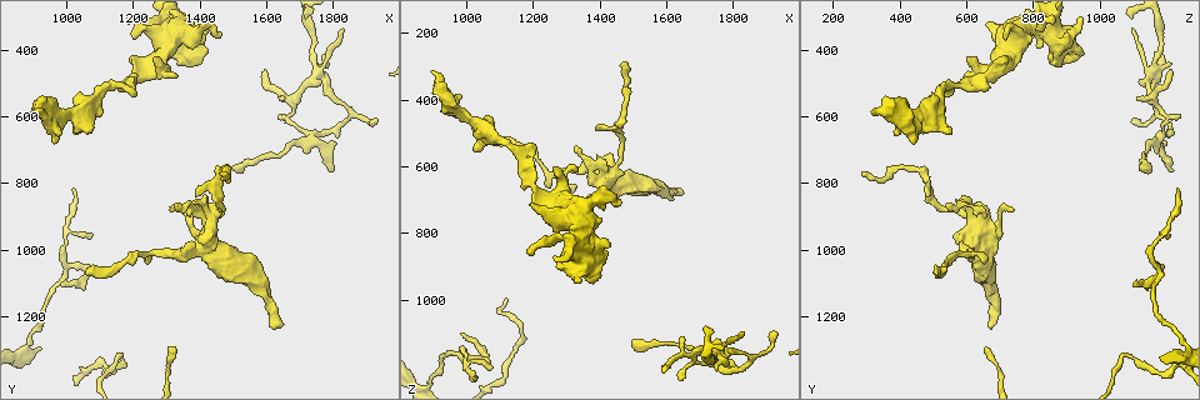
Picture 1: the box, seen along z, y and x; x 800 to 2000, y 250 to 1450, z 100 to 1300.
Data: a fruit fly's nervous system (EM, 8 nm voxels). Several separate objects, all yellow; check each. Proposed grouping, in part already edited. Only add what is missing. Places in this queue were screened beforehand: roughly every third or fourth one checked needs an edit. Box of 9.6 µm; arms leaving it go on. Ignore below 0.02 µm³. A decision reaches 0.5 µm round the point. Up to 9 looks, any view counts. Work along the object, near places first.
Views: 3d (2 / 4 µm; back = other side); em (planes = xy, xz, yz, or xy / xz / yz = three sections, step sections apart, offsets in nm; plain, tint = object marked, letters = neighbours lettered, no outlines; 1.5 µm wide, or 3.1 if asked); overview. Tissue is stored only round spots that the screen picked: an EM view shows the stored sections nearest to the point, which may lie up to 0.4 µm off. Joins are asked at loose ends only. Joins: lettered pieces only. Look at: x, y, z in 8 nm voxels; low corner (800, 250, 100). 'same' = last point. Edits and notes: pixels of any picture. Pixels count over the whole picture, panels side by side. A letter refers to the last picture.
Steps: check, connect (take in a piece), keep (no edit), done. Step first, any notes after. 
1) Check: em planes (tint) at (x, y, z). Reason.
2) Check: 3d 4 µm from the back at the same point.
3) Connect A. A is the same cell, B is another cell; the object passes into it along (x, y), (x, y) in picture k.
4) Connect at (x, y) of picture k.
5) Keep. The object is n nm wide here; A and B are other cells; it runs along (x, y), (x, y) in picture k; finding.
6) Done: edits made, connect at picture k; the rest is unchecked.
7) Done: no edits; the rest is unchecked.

Check: em yz step 4 (letters) at (1640, 590, 1230). An open end.

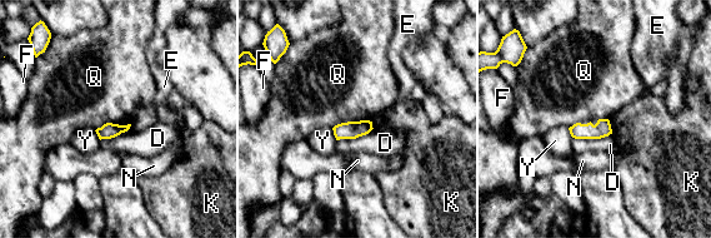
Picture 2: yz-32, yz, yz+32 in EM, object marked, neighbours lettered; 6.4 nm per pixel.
Check: em planes (letters) at the same point. Another direction.

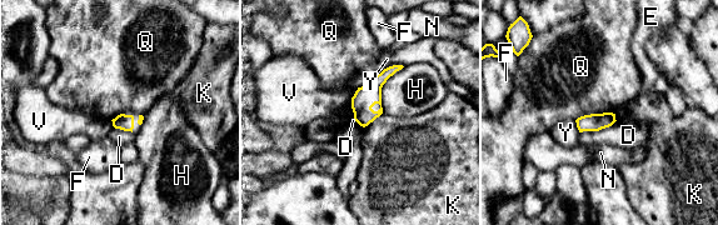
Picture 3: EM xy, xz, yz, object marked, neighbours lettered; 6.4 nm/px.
Keep. D, E, F, H, K, N, Q, V and Y are other cells; a border runs along (614, 113), (591, 114) in picture 3; none of them fits.

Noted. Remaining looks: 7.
Check: 3d 2 µm at (1190, 540, 540). Free end.

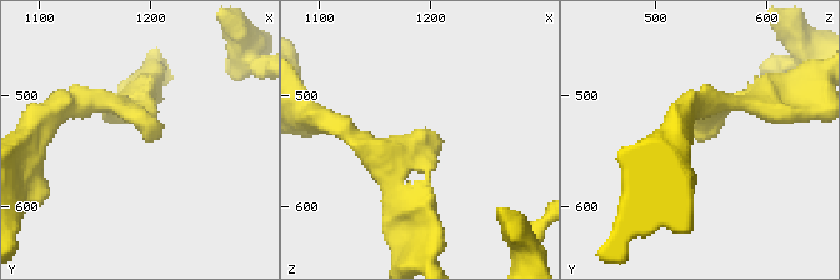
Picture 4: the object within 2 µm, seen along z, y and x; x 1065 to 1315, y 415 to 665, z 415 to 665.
Check: em xz step 8 (letters) at (1194, 542, 542). The arms are 170, 220 nm wide; now the EM.

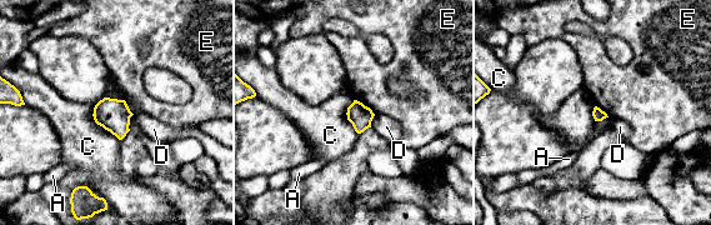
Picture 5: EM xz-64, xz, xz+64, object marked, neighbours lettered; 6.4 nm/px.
Check: em planes (letters) at the same point.

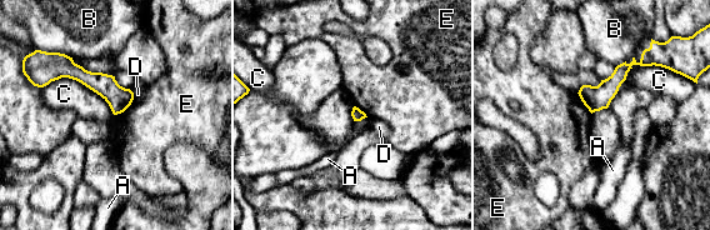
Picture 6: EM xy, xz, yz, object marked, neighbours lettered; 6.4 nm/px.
Keep. A, B, C, D and E are other cells; it runs along (49, 75), (75, 71), (130, 96) in picture 6; none of them fits.

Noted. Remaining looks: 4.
Check: 3d 2 µm at (1070, 1060, 500). Tapers out.

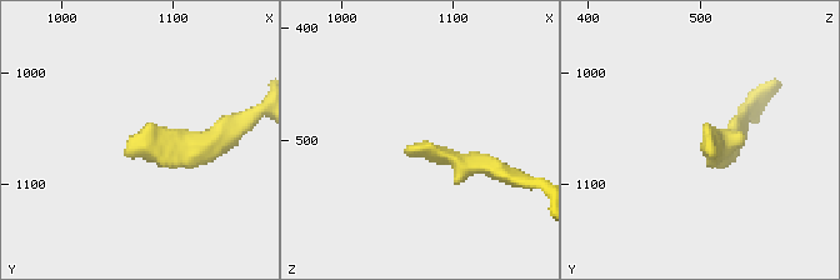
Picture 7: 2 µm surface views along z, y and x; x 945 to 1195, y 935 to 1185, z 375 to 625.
Check: em planes (letters) at (1062, 1062, 506). Need the tissue.

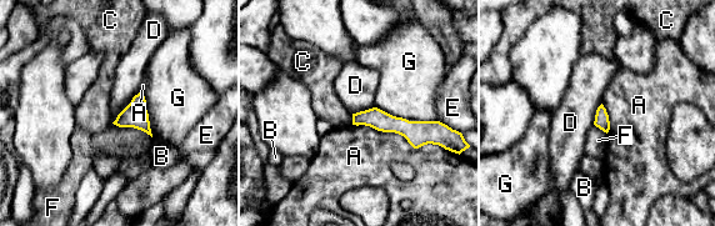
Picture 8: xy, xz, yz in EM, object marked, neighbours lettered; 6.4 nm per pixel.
Keep. The object is 100 nm wide here; A, B, C, D, E, F and G are other cells; a border runs along (139, 91), (113, 122) in picture 8; no lettered piece goes on from it.

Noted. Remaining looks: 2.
Check: em planes (letters) at (1650, 1230, 680). An open end.

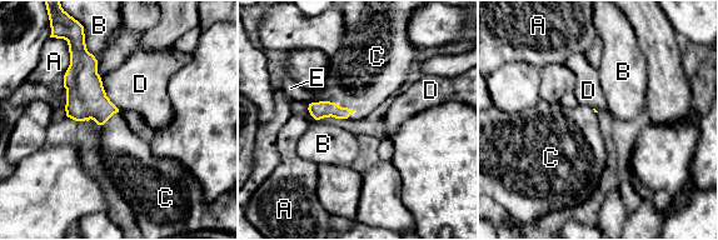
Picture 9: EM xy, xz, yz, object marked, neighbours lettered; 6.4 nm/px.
Connect C. C is the same cell, A, B, D and E are other cells; the object passes into it along (319, 110), (332, 103), (360, 76) in picture 9; the neuron continues.

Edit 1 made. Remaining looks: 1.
Done: edits made, connect at picture 9; the rest is unchecked.

